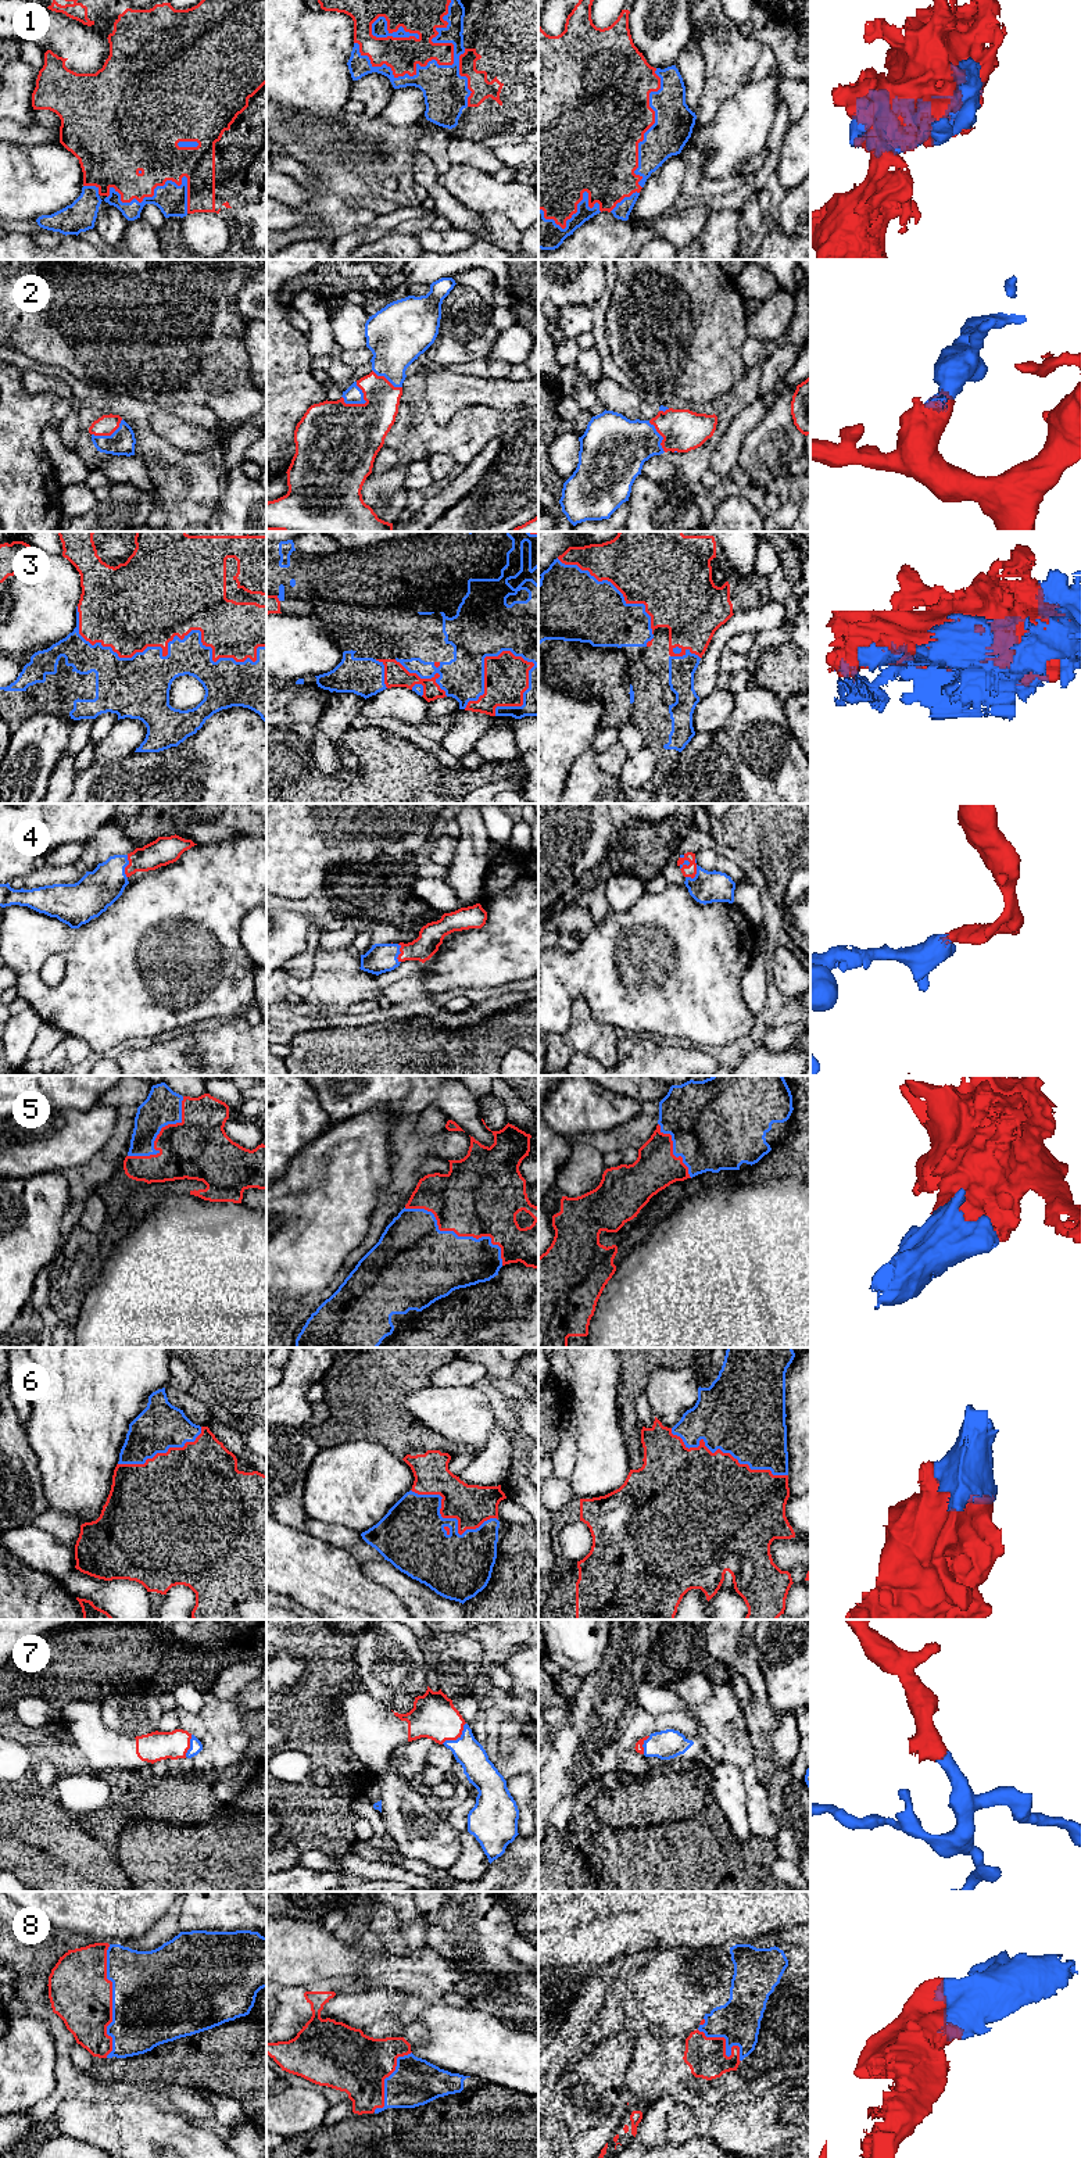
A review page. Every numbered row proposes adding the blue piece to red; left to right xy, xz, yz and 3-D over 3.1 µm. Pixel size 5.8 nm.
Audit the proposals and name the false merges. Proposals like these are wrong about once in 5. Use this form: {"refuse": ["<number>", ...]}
{"refuse": []}

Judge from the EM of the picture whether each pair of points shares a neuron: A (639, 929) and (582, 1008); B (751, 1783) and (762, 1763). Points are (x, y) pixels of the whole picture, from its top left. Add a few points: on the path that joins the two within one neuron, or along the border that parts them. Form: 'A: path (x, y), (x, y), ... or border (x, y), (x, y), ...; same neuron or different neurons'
A: border (609, 1024), (600, 1023), (577, 998), (566, 1029); different neurons
B: border (752, 1765), (756, 1779), (765, 1789); different neurons

